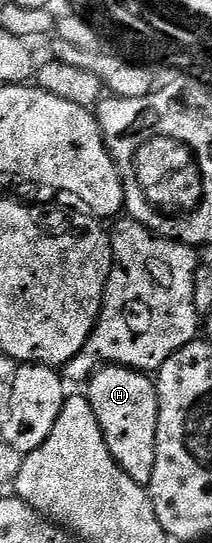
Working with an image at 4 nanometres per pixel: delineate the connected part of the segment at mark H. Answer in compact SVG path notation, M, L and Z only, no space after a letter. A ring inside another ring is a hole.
M105 365L86 384L86 398L104 434L114 461L135 483L146 485L154 477L156 434L158 433L158 397L155 382L145 372L129 367Z

